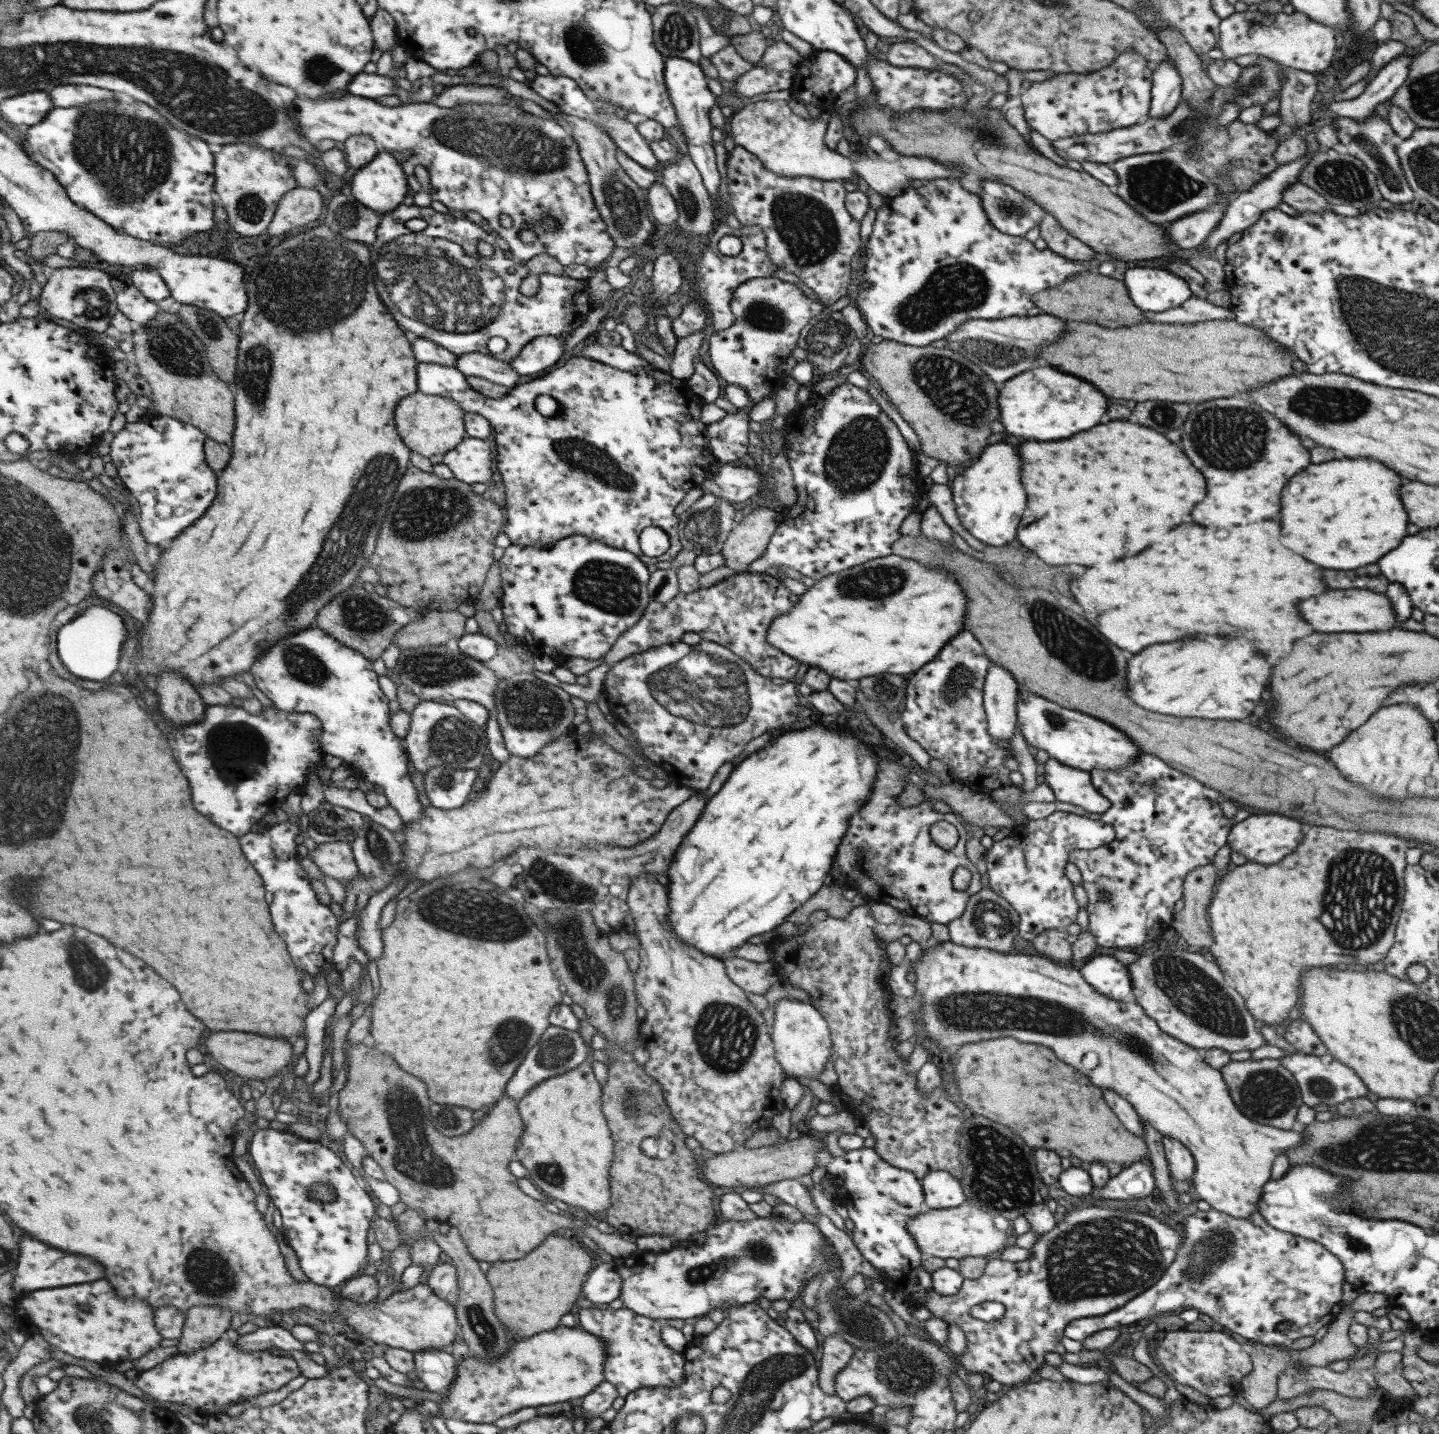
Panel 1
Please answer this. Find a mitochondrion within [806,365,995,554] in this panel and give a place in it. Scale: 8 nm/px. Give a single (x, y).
(860, 451)

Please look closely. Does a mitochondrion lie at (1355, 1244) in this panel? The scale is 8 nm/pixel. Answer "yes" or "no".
yes

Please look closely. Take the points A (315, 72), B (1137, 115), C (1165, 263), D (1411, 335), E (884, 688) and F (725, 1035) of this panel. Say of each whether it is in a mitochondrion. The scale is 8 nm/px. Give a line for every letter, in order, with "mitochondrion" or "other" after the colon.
A: mitochondrion
B: other
C: other
D: mitochondrion
E: mitochondrion
F: mitochondrion

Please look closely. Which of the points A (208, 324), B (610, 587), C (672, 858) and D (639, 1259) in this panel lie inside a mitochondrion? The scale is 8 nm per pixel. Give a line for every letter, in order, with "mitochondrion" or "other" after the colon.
A: mitochondrion
B: mitochondrion
C: other
D: other

